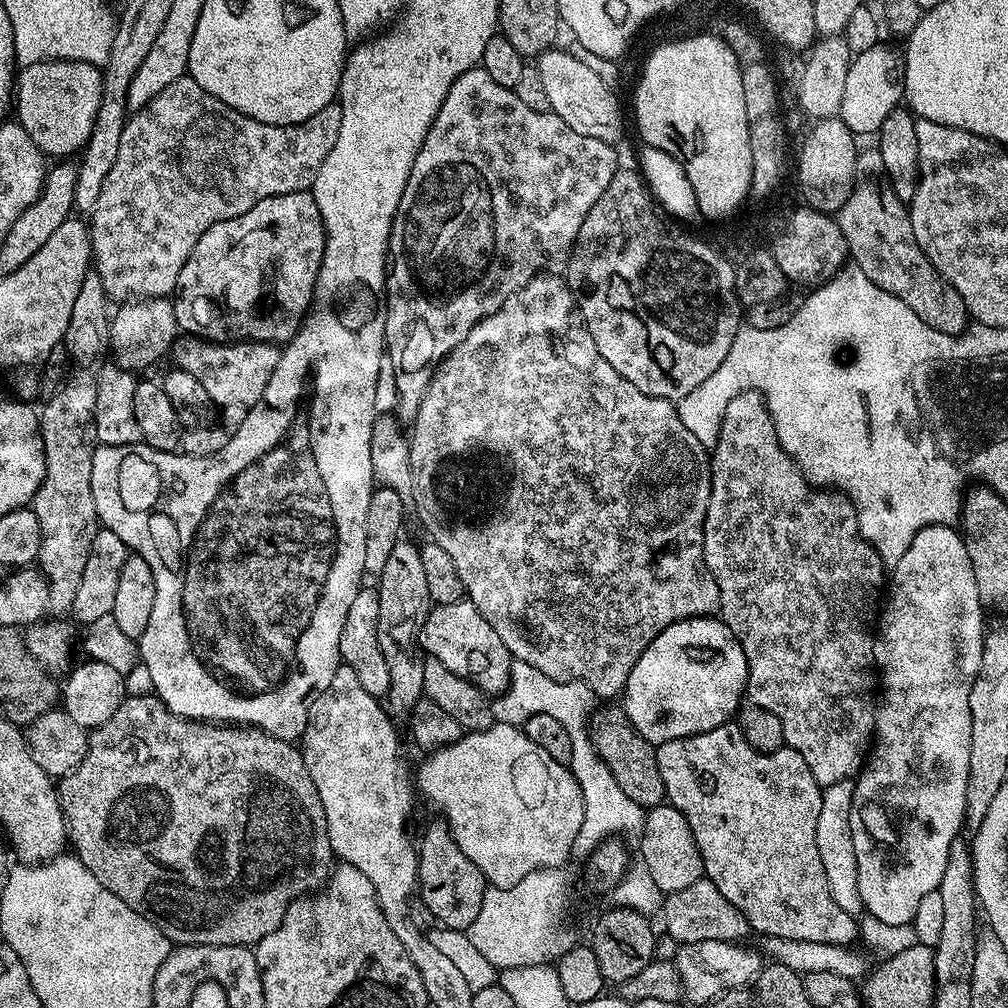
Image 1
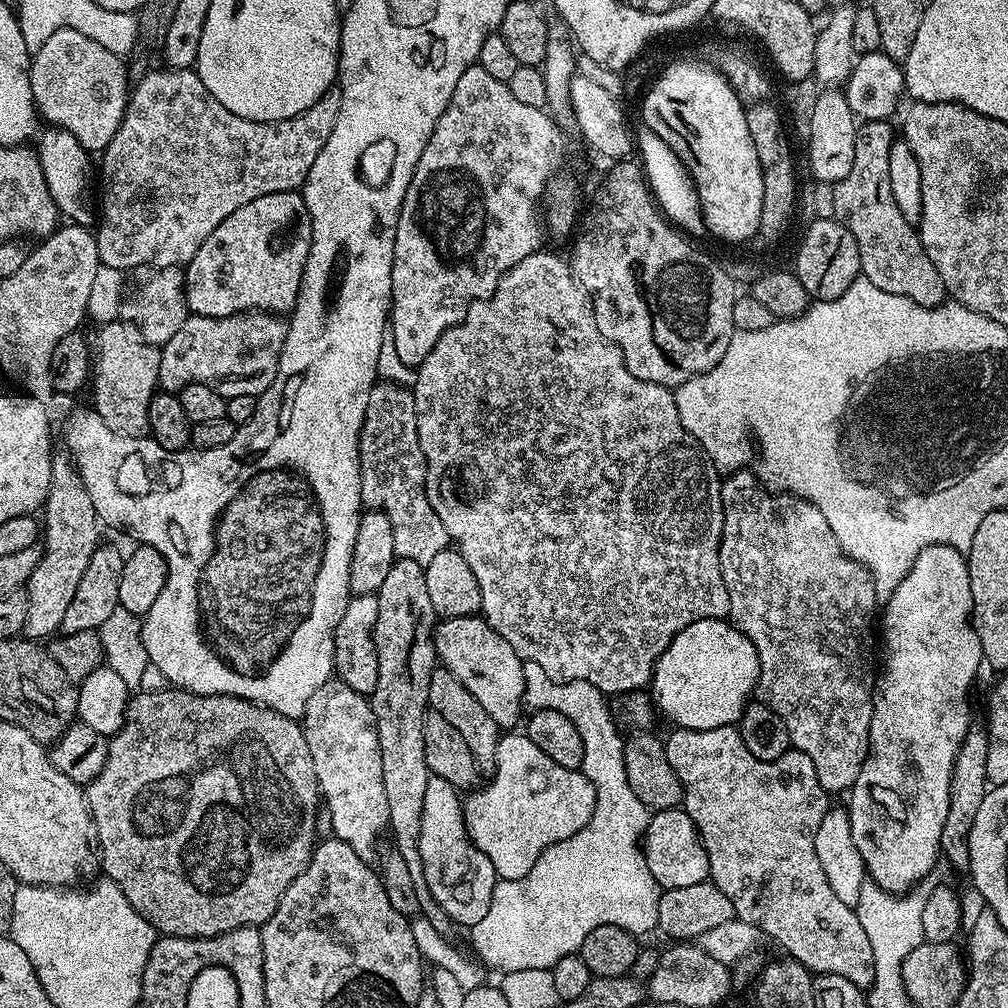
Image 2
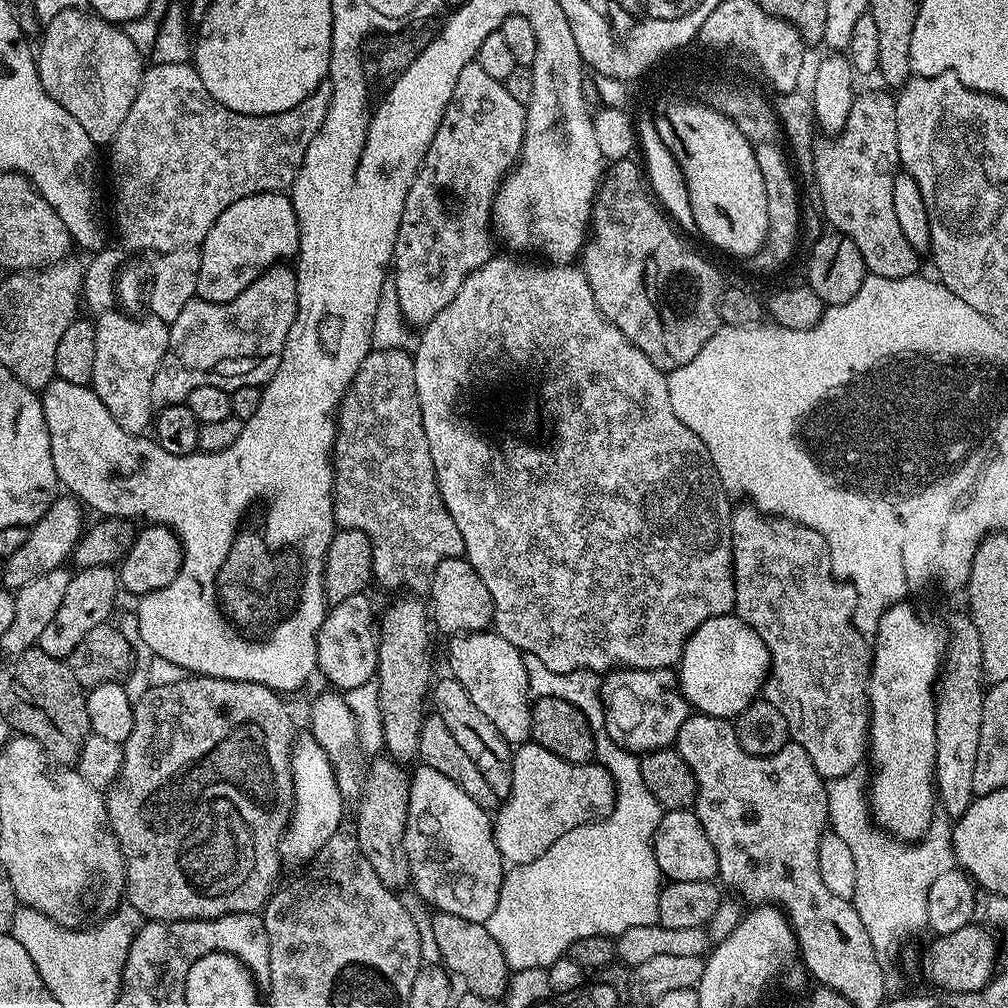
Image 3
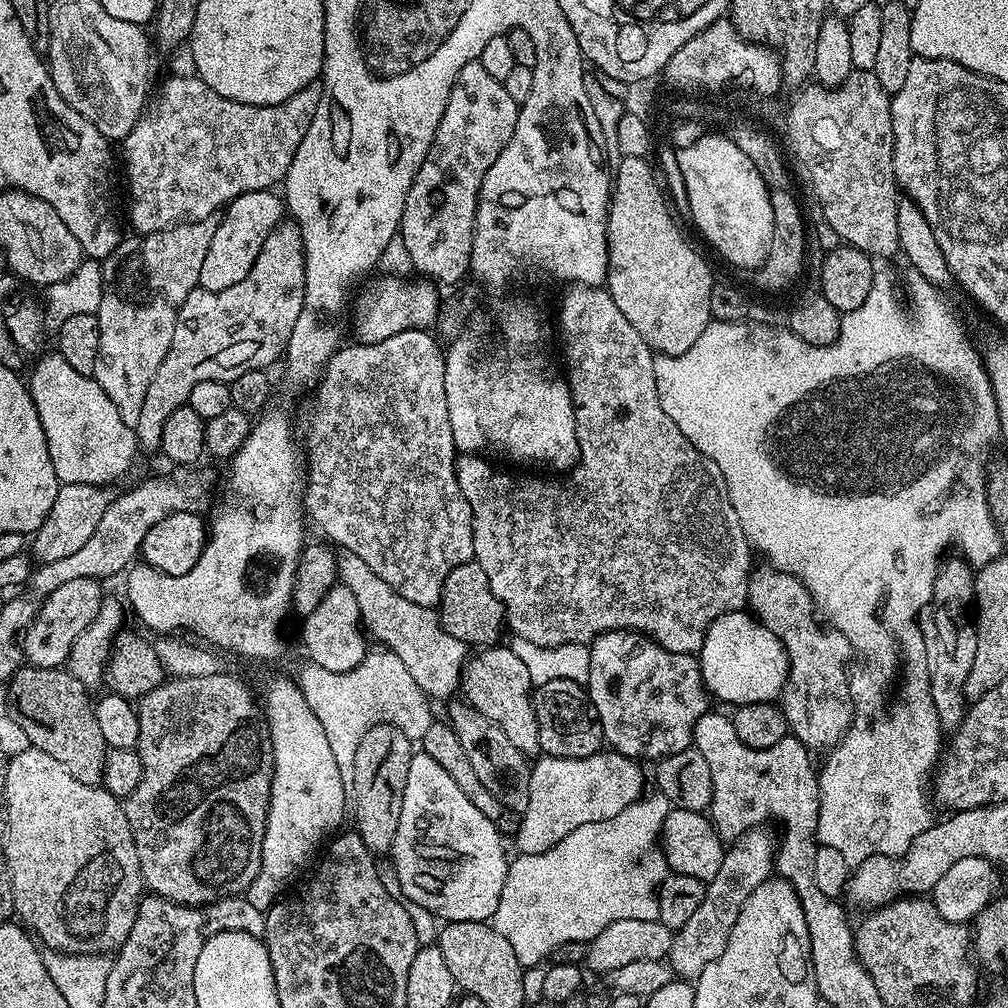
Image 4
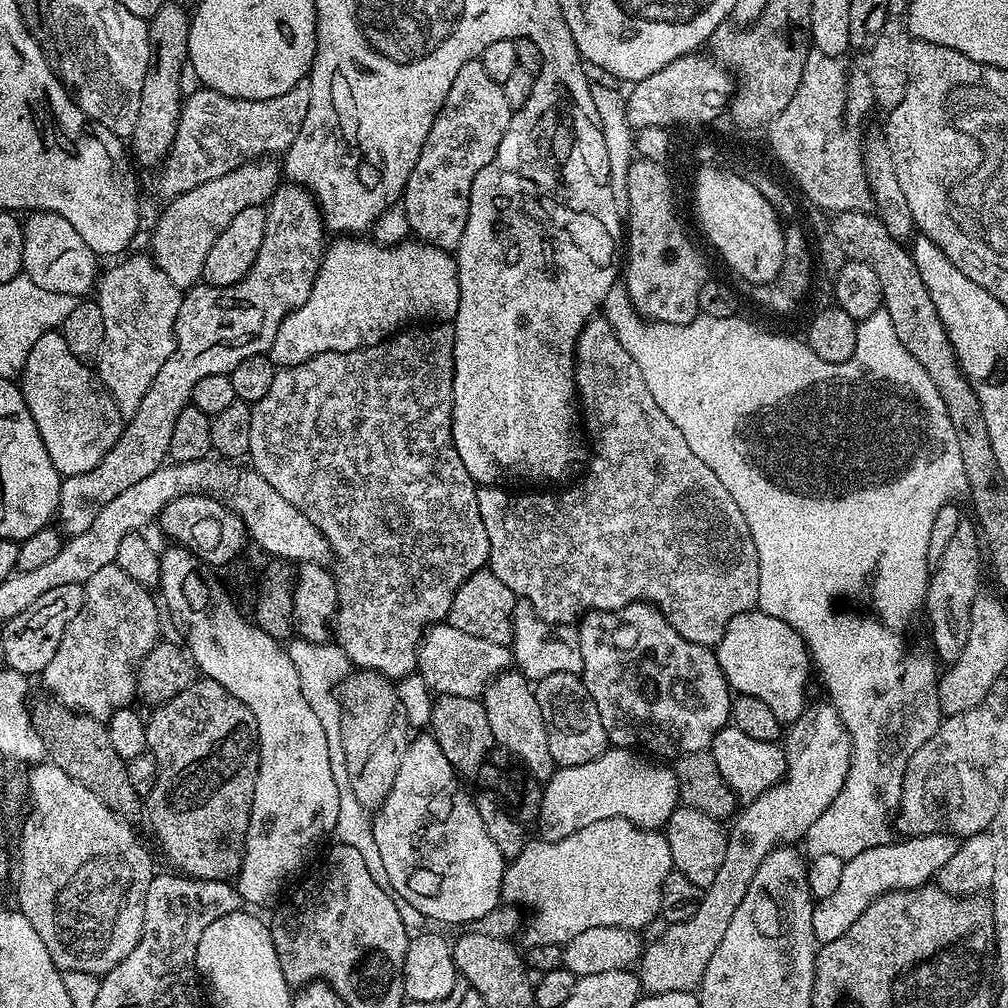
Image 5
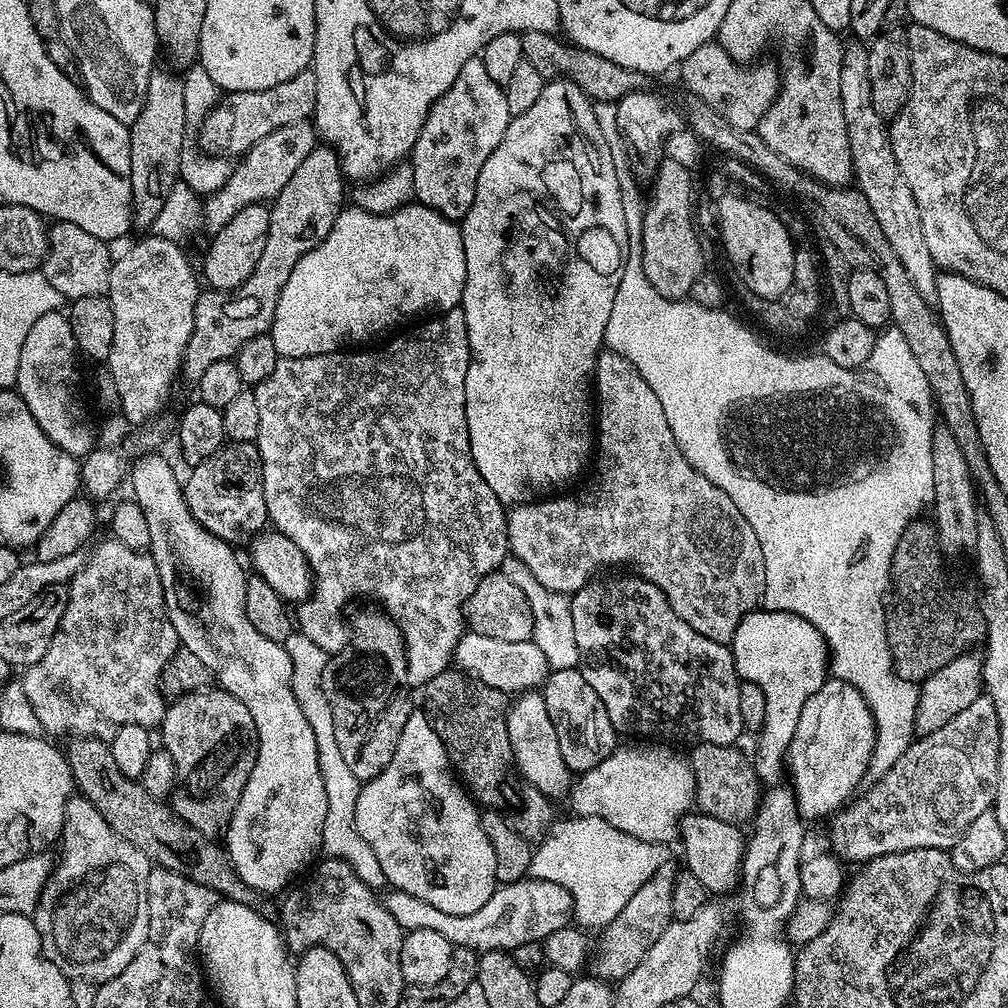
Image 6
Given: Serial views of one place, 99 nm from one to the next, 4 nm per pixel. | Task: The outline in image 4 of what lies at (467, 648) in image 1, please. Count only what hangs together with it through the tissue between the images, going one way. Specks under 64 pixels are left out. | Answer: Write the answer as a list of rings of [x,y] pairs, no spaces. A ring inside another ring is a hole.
[[[488,646],[467,661],[462,677],[462,692],[465,692],[467,703],[477,708],[490,722],[494,722],[514,742],[514,746],[525,758],[536,758],[541,755],[538,742],[538,718],[532,705],[534,685],[530,670],[526,670],[522,658],[514,654],[510,646]]]

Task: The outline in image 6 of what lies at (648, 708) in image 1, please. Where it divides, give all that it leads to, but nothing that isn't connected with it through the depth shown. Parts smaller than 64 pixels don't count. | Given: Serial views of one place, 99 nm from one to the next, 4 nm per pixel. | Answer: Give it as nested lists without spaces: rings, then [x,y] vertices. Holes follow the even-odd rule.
[[[757,610],[746,614],[742,622],[738,622],[738,630],[734,630],[734,638],[730,645],[736,673],[741,681],[754,682],[766,694],[766,722],[758,733],[760,741],[756,744],[756,756],[754,763],[756,774],[765,785],[776,784],[786,772],[786,757],[788,747],[794,738],[794,732],[798,730],[798,718],[802,718],[802,706],[823,686],[830,672],[830,653],[828,643],[824,641],[824,635],[816,629],[806,618],[795,616],[789,612],[770,612]]]

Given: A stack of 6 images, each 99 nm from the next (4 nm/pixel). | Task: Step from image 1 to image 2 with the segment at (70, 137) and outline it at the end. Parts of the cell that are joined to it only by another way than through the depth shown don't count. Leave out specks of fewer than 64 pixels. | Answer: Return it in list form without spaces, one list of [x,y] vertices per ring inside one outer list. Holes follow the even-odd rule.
[[[73,28],[56,30],[32,56],[30,90],[39,119],[43,123],[45,120],[45,125],[74,134],[74,138],[89,154],[103,153],[105,146],[114,138],[124,112],[128,108],[130,80],[128,84],[128,72],[124,69],[124,63],[121,57],[106,50],[106,46],[98,46],[94,38],[86,38],[86,34],[78,34],[78,30]]]

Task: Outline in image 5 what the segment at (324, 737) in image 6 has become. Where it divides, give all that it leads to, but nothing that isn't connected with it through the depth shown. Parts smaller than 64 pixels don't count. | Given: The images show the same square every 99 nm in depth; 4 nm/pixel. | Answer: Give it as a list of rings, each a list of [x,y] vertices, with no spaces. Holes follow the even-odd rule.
[[[299,638],[289,639],[286,647],[290,654],[290,662],[294,662],[294,670],[298,670],[298,682],[302,682],[302,698],[310,702],[310,710],[314,712],[318,722],[322,722],[322,730],[326,734],[326,746],[330,749],[330,770],[334,773],[334,782],[338,786],[338,822],[334,833],[335,839],[346,846],[354,846],[354,850],[358,850],[358,854],[366,861],[366,870],[370,870],[374,882],[378,882],[382,890],[392,892],[390,878],[386,878],[382,857],[378,855],[378,846],[374,843],[372,821],[358,802],[358,798],[354,798],[354,790],[350,786],[350,774],[346,774],[346,754],[342,750],[342,722],[340,721],[342,713],[336,691],[340,681],[350,671],[348,655],[331,643],[315,644]]]

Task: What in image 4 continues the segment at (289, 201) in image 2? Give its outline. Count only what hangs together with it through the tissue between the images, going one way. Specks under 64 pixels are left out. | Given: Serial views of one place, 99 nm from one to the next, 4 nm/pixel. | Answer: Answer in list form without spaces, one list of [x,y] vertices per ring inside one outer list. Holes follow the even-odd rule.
[[[272,190],[247,192],[231,200],[219,217],[214,238],[210,238],[210,250],[206,250],[206,262],[202,262],[200,287],[208,292],[221,292],[237,282],[242,282],[242,278],[250,274],[254,258],[258,258],[262,250],[262,242],[270,238],[270,234],[282,223],[285,216],[286,205]]]

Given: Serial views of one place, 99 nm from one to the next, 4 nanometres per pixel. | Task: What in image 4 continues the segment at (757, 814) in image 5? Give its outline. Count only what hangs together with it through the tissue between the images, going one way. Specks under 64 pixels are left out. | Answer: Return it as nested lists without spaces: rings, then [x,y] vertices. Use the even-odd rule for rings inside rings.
[[[753,826],[736,839],[725,851],[718,874],[707,881],[702,906],[698,906],[697,912],[686,921],[686,926],[675,929],[666,963],[679,979],[695,982],[702,970],[720,957],[722,950],[726,950],[726,942],[730,942],[730,930],[734,930],[734,922],[738,922],[746,898],[750,898],[750,894],[773,875],[778,840],[768,830],[764,826]]]

